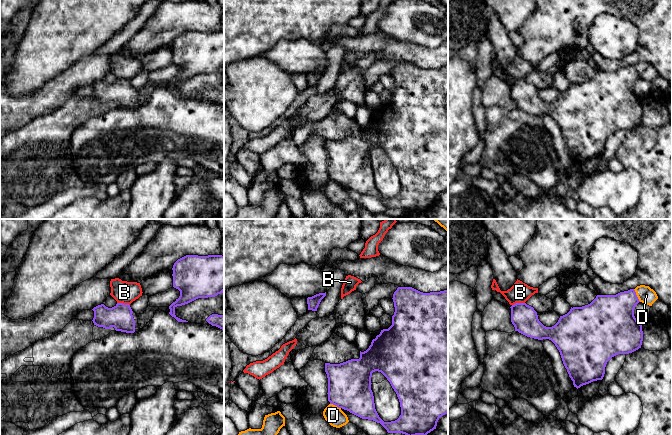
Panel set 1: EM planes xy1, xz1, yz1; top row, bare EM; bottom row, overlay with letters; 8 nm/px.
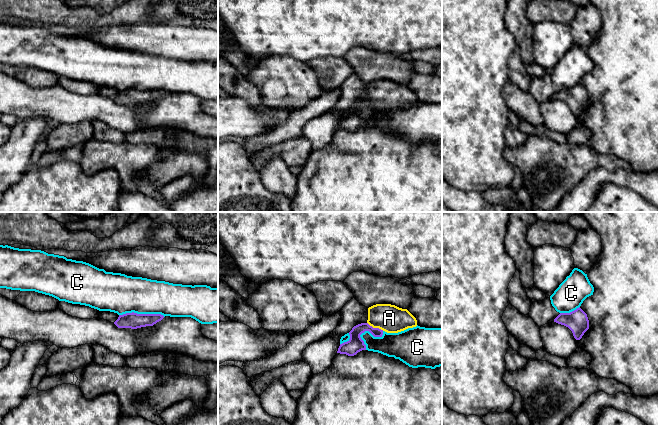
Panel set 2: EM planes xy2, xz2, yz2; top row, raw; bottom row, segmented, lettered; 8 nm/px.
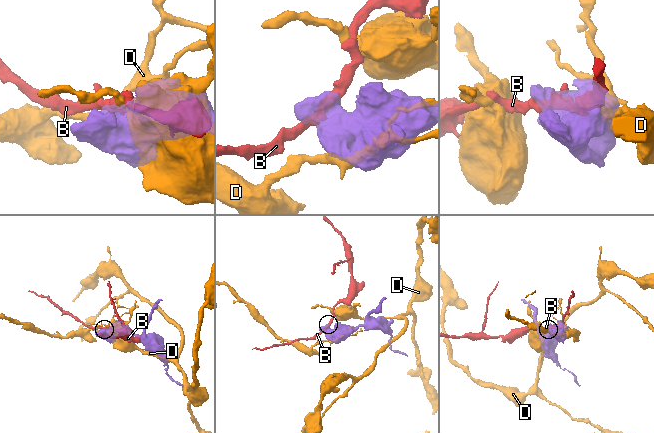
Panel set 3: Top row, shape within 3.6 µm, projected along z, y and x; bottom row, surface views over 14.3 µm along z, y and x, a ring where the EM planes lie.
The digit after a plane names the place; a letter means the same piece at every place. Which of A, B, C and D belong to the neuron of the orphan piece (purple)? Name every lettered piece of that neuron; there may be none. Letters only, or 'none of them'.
A

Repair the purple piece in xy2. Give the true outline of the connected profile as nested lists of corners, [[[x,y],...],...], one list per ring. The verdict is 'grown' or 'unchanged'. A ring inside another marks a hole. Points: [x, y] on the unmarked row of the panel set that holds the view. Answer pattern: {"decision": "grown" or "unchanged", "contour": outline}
{"decision": "unchanged", "contour": [[[132,88],[119,91],[114,100],[118,104],[137,105],[146,102],[153,102],[163,94],[164,92],[161,90],[137,90]]]}

